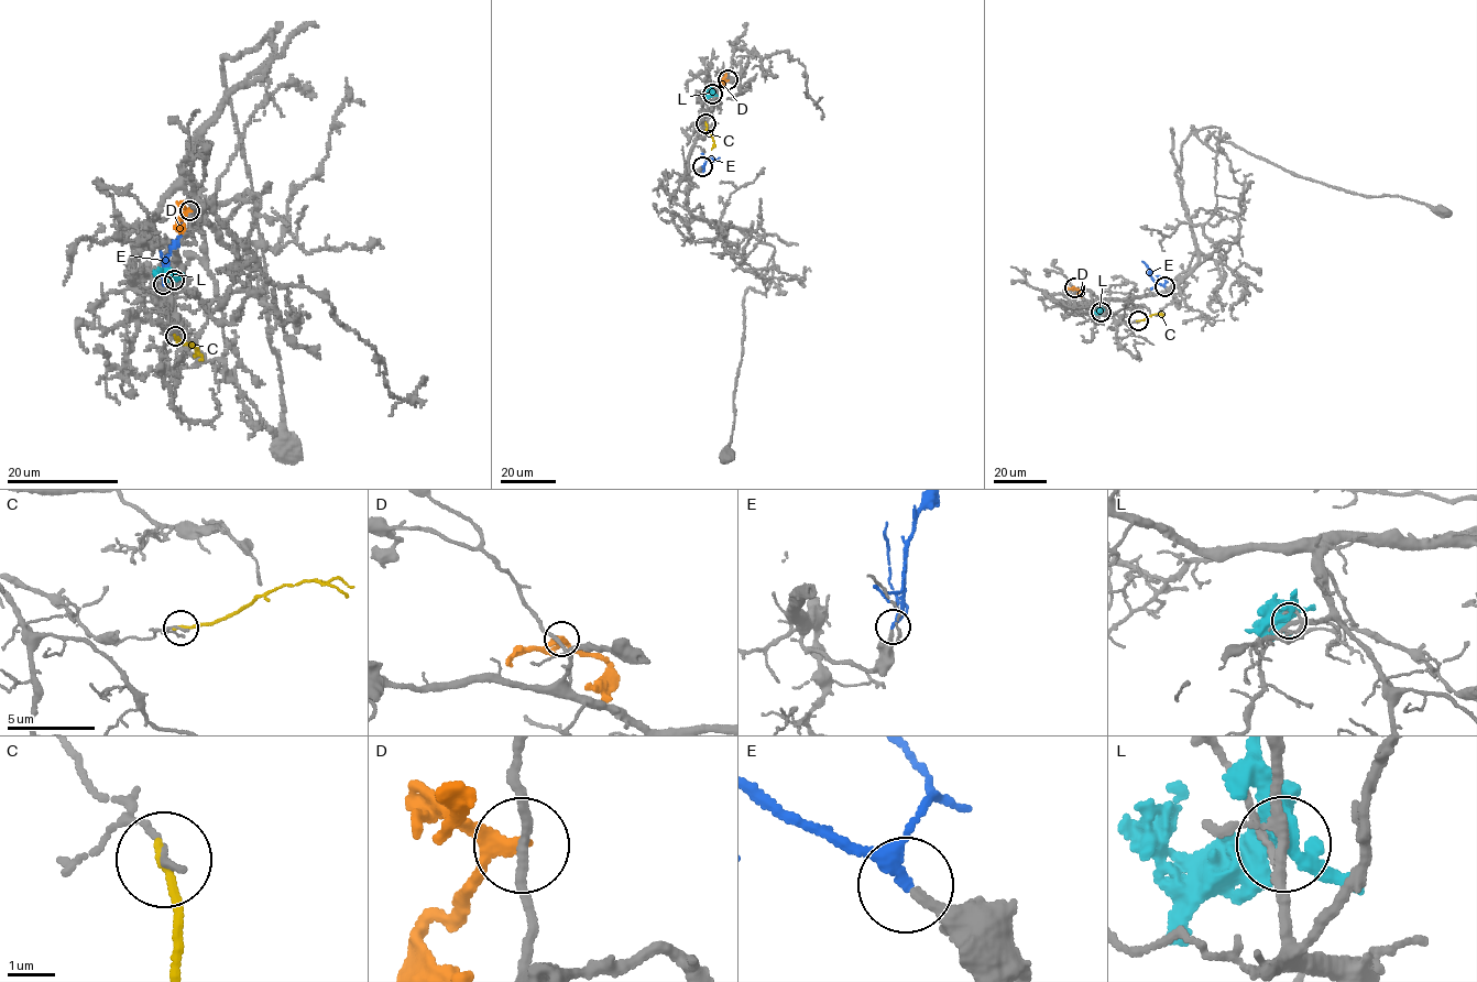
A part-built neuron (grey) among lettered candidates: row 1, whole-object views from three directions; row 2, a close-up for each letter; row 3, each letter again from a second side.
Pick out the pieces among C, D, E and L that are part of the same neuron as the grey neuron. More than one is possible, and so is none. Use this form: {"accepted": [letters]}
{"accepted": ["E"]}

